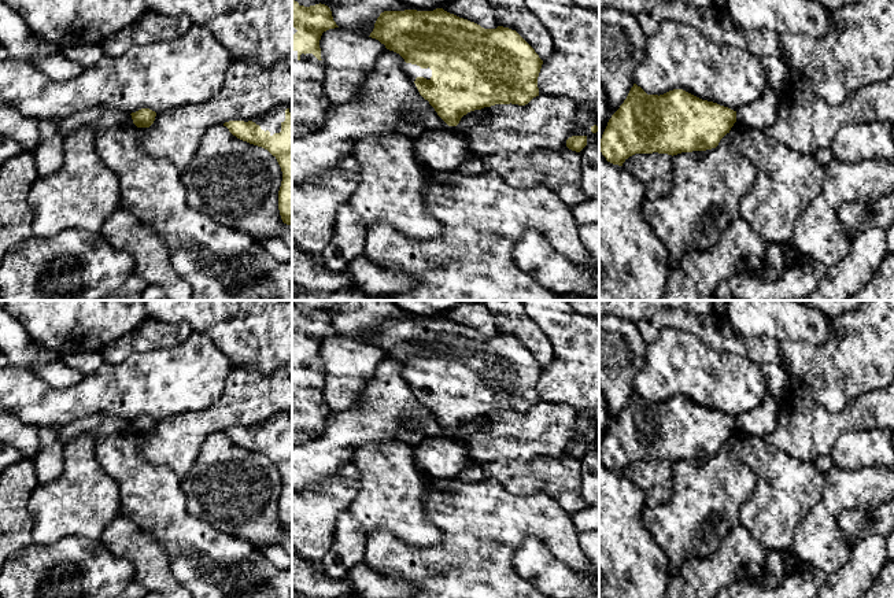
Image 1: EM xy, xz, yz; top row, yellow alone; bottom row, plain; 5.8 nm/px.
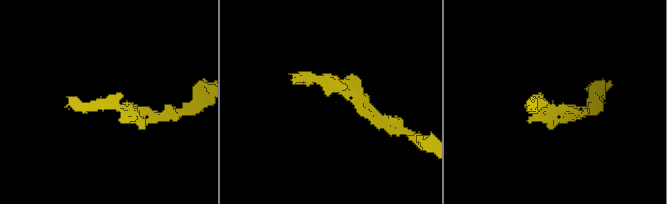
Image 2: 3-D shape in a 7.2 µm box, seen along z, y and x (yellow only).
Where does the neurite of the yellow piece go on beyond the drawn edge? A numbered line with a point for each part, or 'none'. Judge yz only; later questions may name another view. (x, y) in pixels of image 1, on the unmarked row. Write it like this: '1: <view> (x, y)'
none

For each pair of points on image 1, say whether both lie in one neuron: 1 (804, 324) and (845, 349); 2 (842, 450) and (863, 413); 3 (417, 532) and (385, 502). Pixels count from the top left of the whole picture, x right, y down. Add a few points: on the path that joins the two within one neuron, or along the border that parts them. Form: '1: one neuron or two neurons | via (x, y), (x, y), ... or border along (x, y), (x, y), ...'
1: two neurons | border along (831, 320), (831, 333), (822, 343), (795, 342)
2: two neurons | border along (879, 427), (846, 431), (830, 453)
3: one neuron | via (409, 524), (394, 509)

